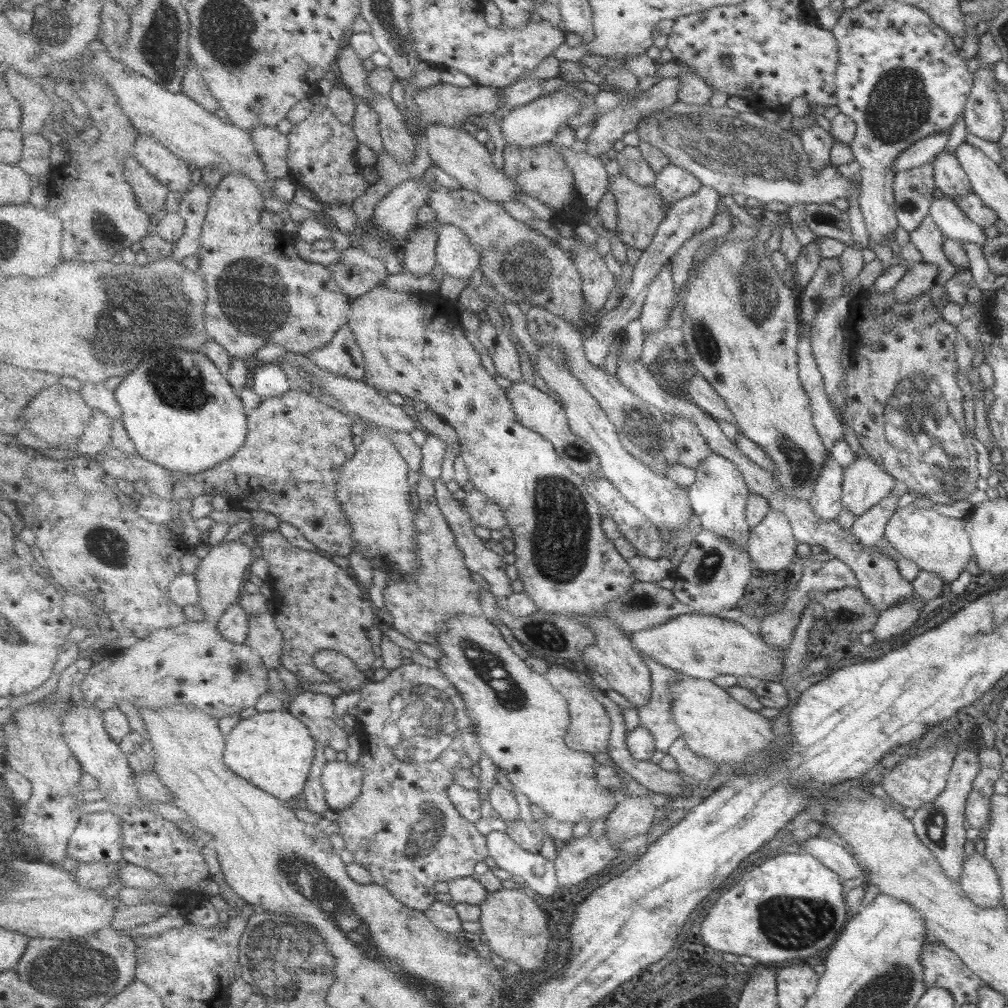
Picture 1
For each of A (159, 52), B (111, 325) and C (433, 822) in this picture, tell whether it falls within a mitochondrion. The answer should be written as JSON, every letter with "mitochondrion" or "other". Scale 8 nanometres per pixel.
{"A":"mitochondrion","B":"mitochondrion","C":"mitochondrion"}

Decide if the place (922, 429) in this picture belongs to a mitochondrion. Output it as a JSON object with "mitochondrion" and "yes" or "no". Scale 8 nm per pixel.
{"mitochondrion":"yes"}

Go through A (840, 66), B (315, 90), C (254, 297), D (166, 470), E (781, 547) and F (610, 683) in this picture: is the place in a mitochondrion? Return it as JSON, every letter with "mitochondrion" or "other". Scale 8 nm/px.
{"A":"other","B":"other","C":"mitochondrion","D":"other","E":"other","F":"other"}

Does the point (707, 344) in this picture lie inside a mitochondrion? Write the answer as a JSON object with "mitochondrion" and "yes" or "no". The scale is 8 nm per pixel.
{"mitochondrion":"yes"}

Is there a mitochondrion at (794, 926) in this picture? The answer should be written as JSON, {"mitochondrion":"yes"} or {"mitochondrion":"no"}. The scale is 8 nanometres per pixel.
{"mitochondrion":"yes"}

